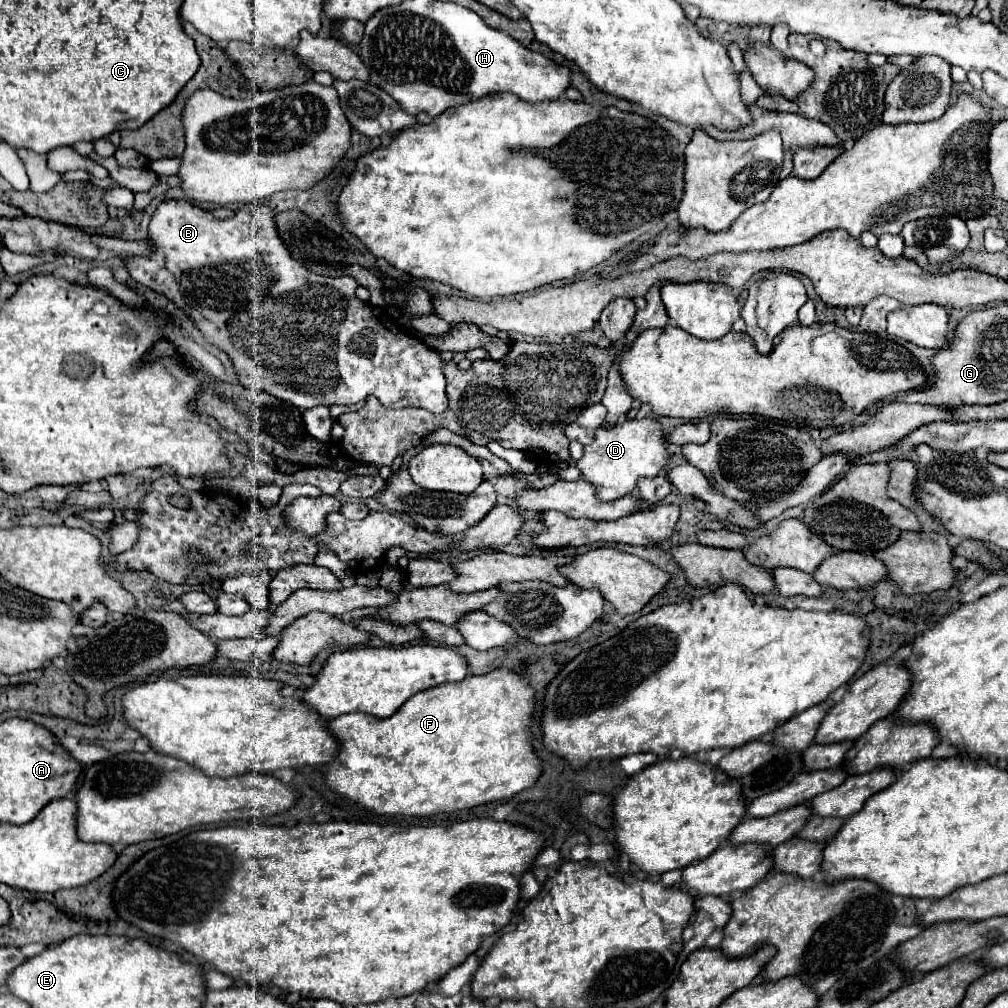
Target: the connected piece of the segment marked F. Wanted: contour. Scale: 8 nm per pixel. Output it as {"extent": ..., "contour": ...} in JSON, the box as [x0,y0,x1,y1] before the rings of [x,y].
{"extent":[324,667,542,817],"contour":[[[502,667],[486,675],[468,675],[458,683],[442,683],[420,691],[388,719],[378,719],[368,713],[340,715],[328,723],[328,729],[342,747],[336,761],[324,773],[326,783],[332,791],[378,815],[426,817],[508,799],[532,787],[542,773],[542,759],[536,755],[530,731],[534,705],[536,689],[522,673]]]}

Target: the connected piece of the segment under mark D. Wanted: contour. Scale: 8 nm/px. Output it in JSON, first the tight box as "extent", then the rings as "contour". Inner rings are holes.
{"extent":[576,419,670,501],"contour":[[[632,419],[614,427],[596,429],[596,439],[592,445],[584,447],[584,455],[576,461],[582,479],[596,487],[596,497],[600,501],[620,499],[636,489],[640,477],[656,477],[664,473],[670,455],[666,451],[664,433],[654,419]]]}

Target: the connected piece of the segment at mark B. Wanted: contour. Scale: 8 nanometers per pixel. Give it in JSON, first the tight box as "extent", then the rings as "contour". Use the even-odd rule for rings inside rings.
{"extent":[124,200,448,413],"contour":[[[166,200],[163,201],[152,219],[150,219],[150,225],[148,225],[148,243],[152,245],[154,249],[154,255],[152,257],[128,257],[124,259],[126,261],[126,267],[128,267],[128,273],[130,277],[136,281],[136,283],[142,283],[146,287],[150,287],[152,291],[156,293],[162,293],[166,295],[176,307],[180,307],[192,321],[194,321],[194,327],[204,335],[206,343],[218,347],[220,351],[224,351],[232,365],[234,365],[234,371],[240,379],[240,383],[248,389],[254,389],[254,391],[266,391],[274,397],[280,397],[282,401],[288,401],[290,405],[296,405],[300,411],[306,411],[306,409],[312,409],[316,405],[352,405],[352,403],[358,403],[358,401],[364,401],[368,395],[374,395],[384,407],[408,407],[408,405],[414,405],[414,407],[424,407],[432,413],[442,413],[446,411],[448,407],[448,397],[446,397],[446,379],[444,379],[444,373],[442,373],[442,365],[444,361],[440,359],[440,355],[432,349],[428,349],[422,341],[416,341],[416,337],[410,337],[408,331],[404,329],[388,329],[386,321],[392,319],[388,315],[386,309],[382,307],[376,307],[376,305],[370,305],[370,303],[364,303],[360,299],[356,299],[354,295],[354,279],[352,277],[322,277],[322,275],[316,275],[312,273],[310,269],[306,269],[304,265],[300,265],[296,259],[290,257],[288,249],[284,247],[284,243],[280,241],[278,233],[276,233],[276,223],[274,223],[274,211],[266,205],[246,205],[242,209],[236,211],[234,217],[230,219],[216,219],[210,211],[198,207],[187,200]],[[164,255],[164,267],[166,271],[174,277],[174,285],[166,285],[166,277],[146,277],[146,275],[154,275],[154,273],[146,273],[146,261],[148,259],[162,259]],[[250,335],[254,337],[256,335],[256,343],[250,345]]]}

